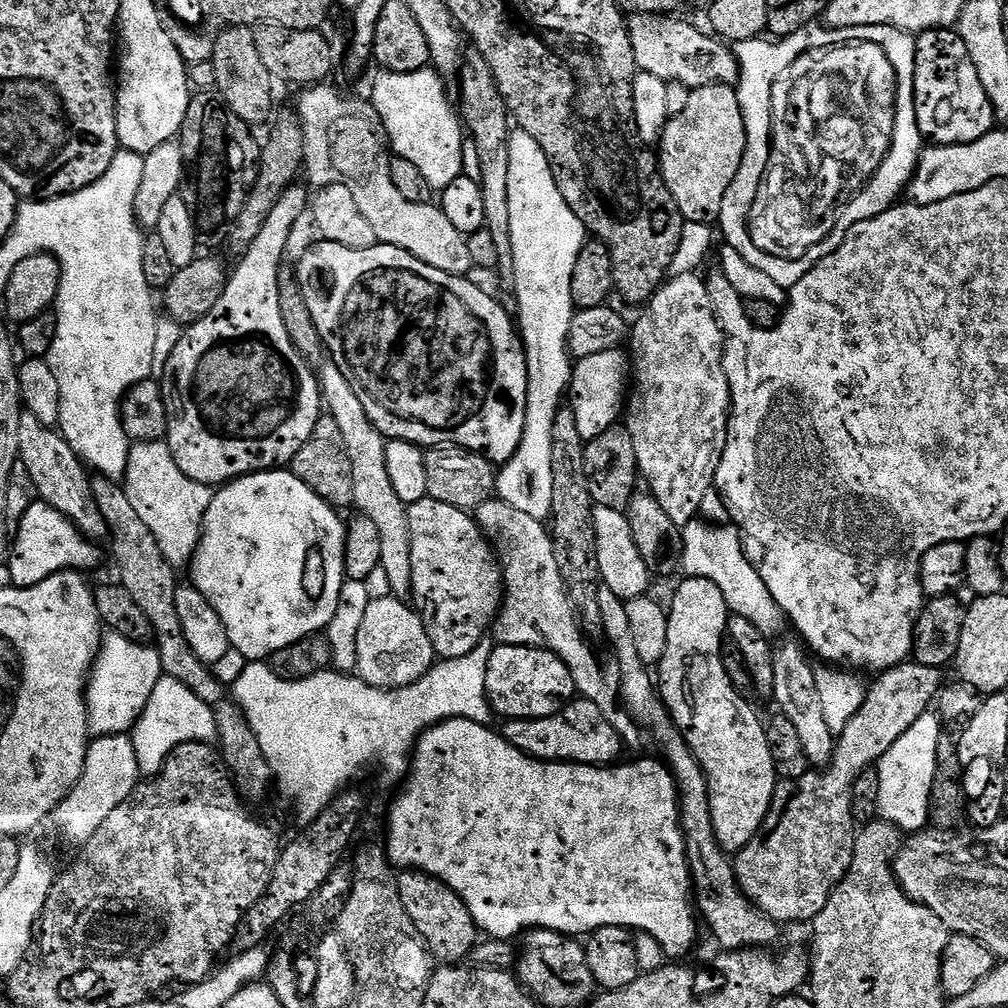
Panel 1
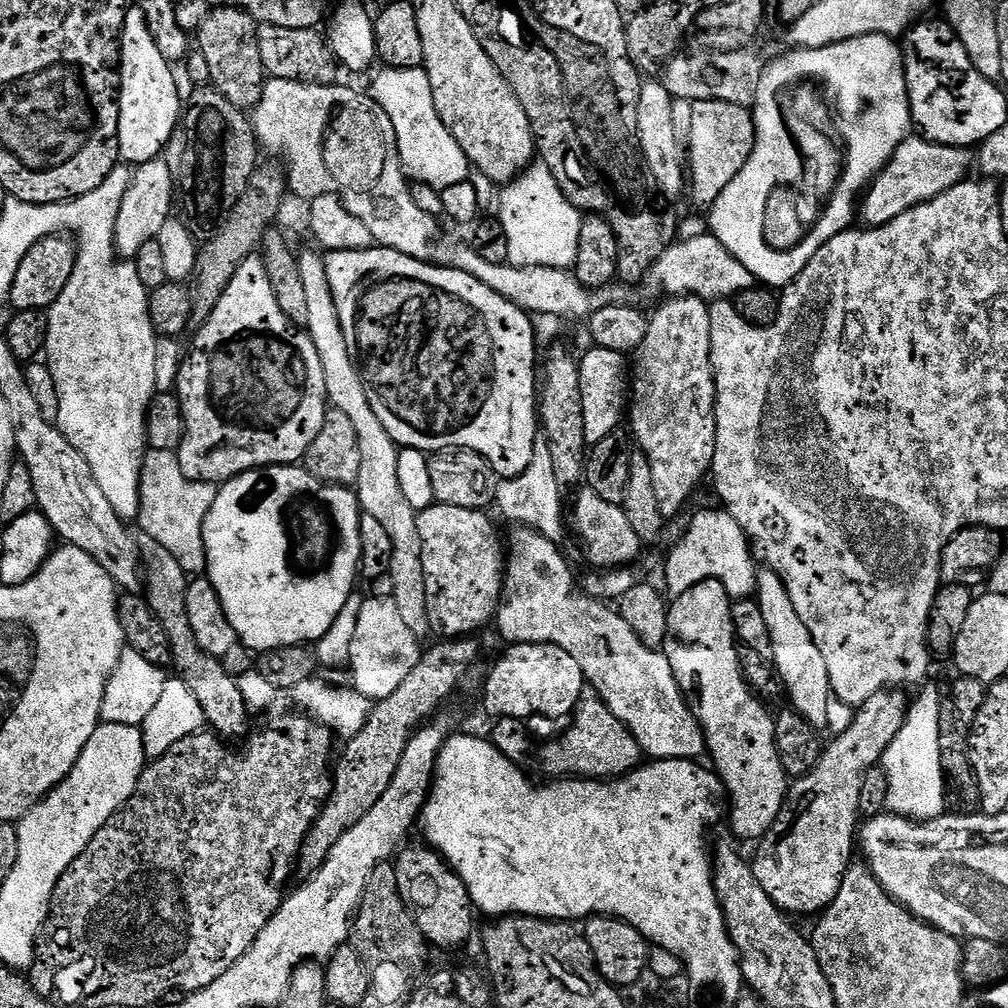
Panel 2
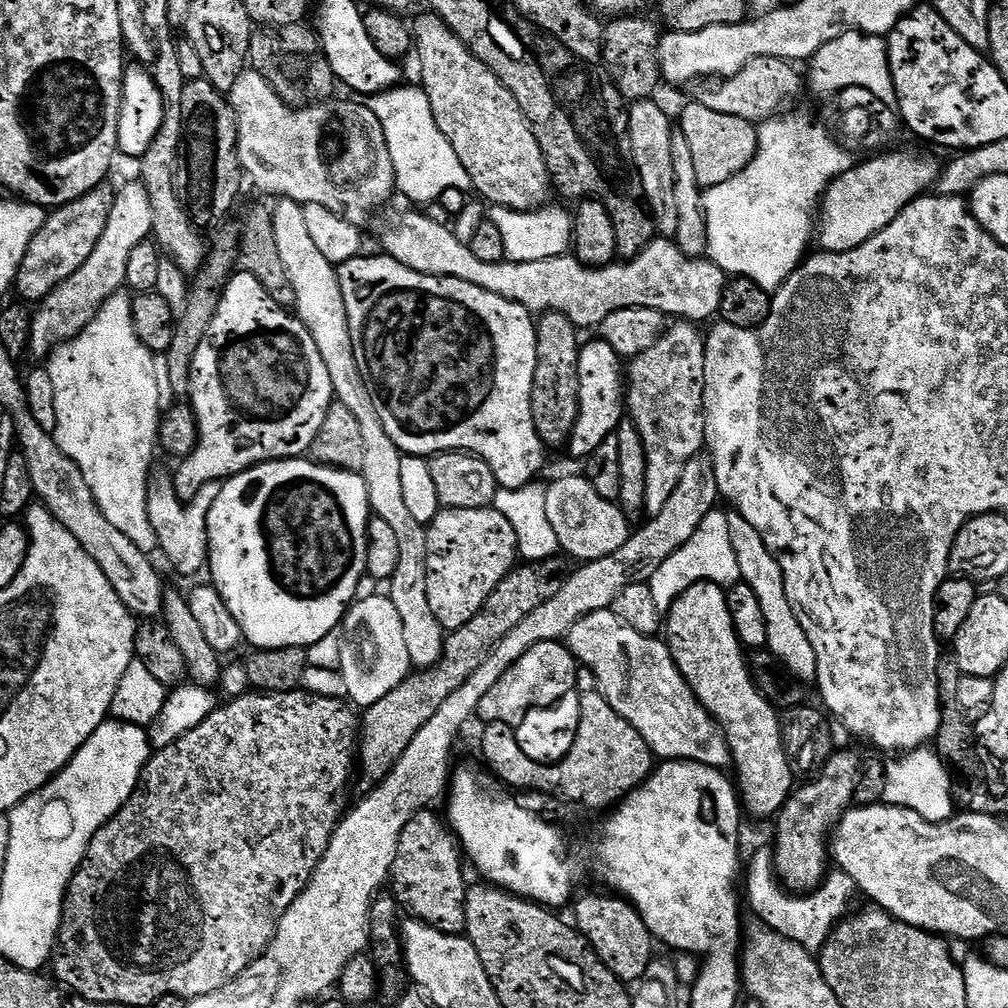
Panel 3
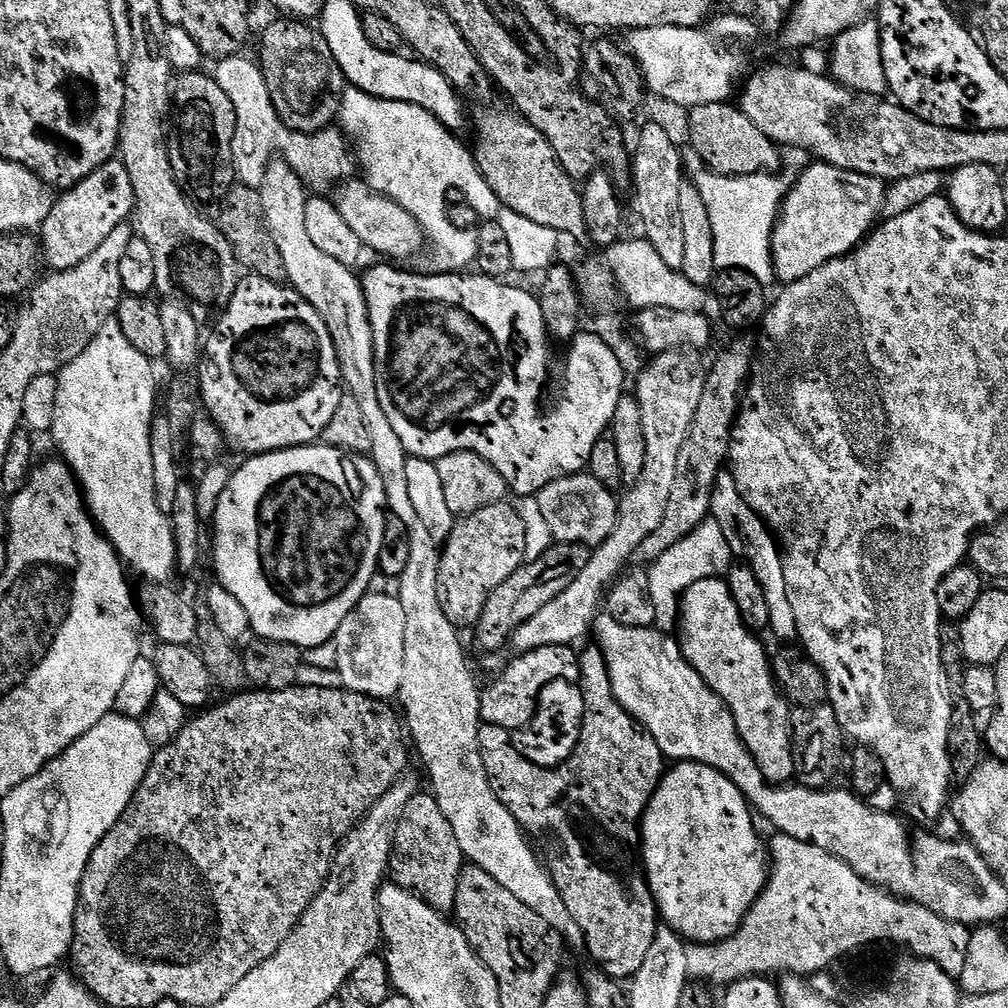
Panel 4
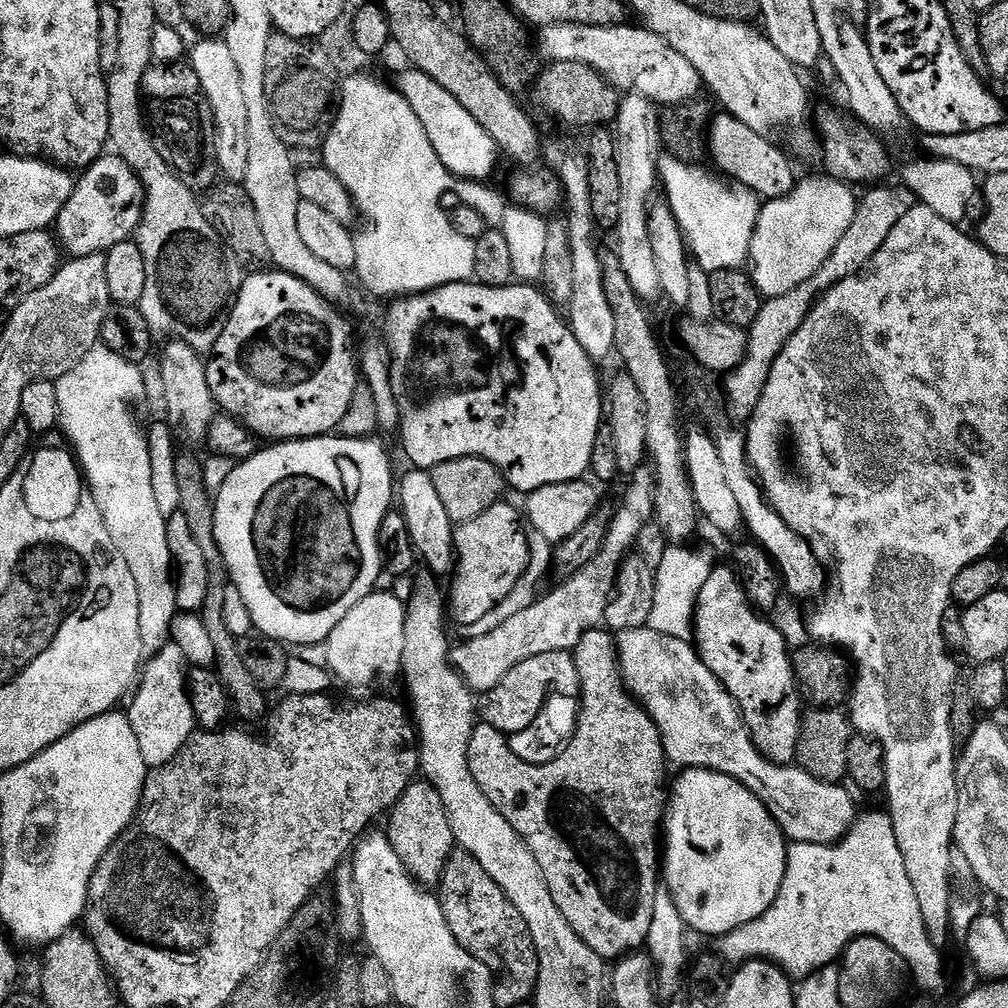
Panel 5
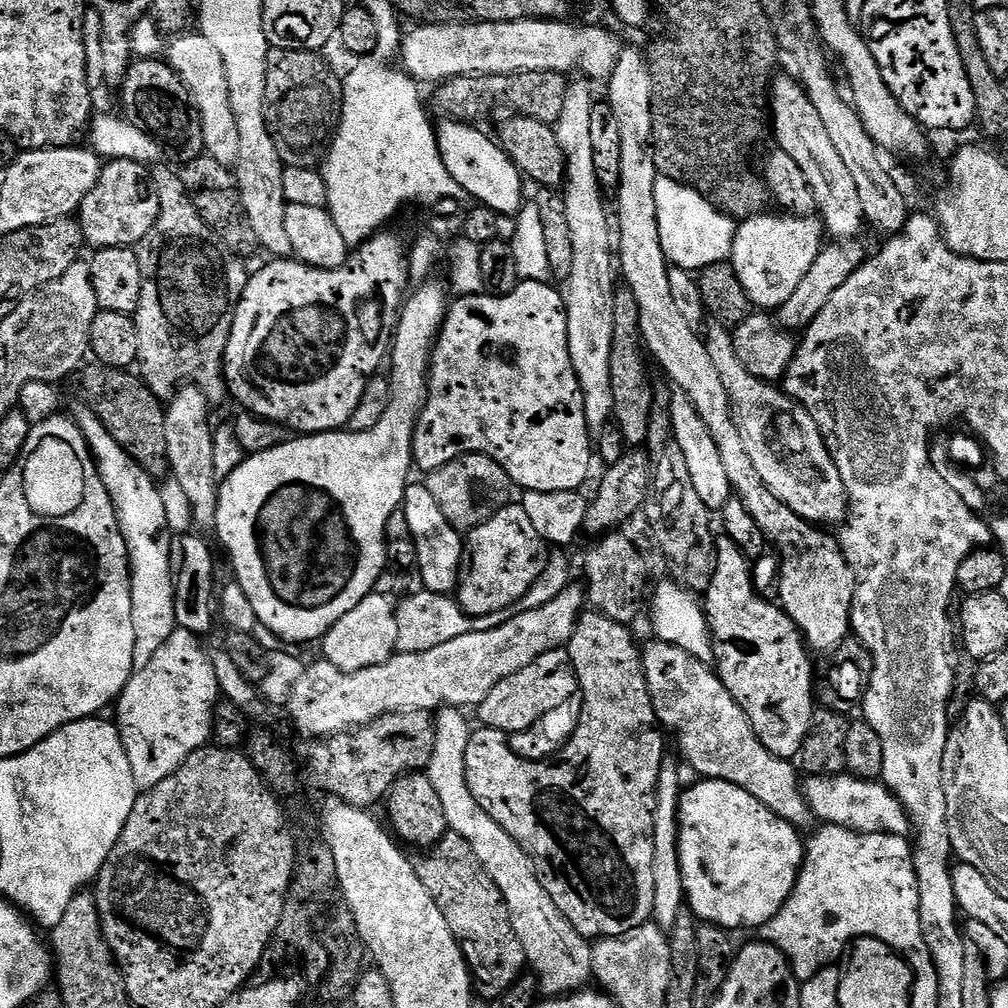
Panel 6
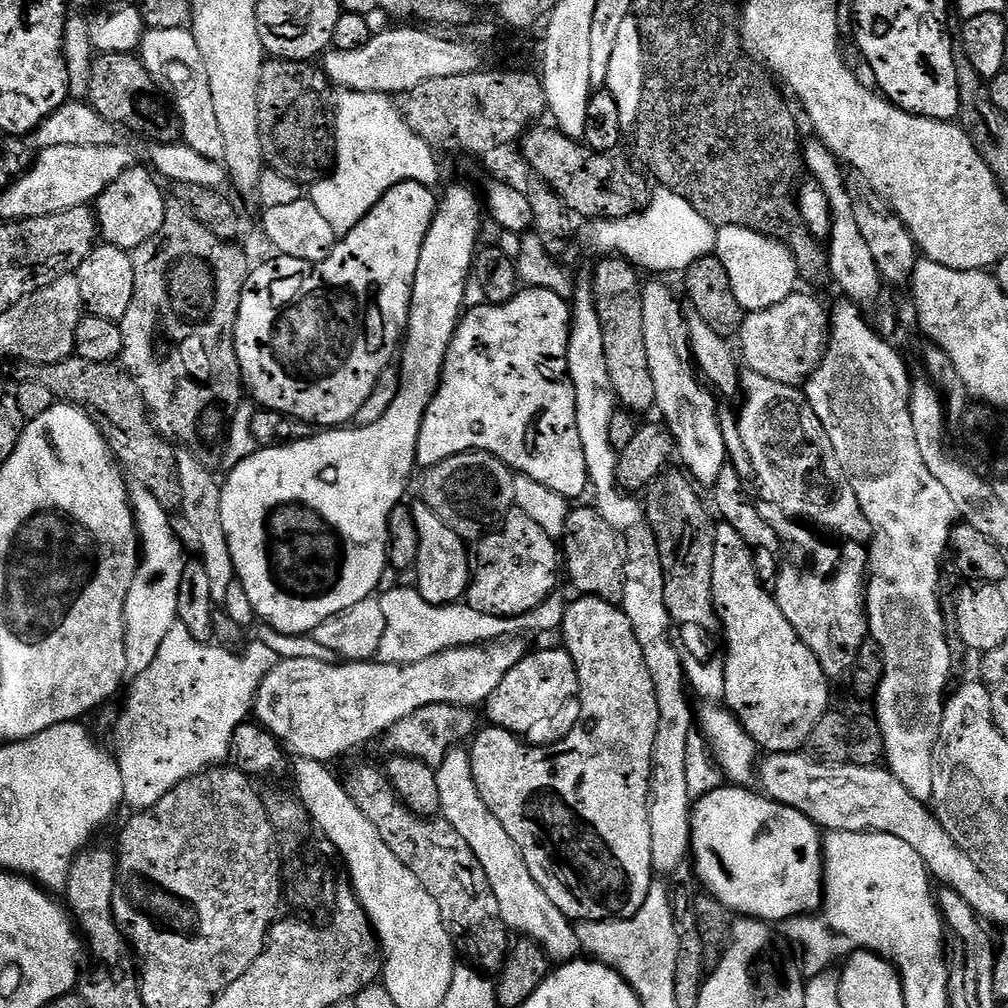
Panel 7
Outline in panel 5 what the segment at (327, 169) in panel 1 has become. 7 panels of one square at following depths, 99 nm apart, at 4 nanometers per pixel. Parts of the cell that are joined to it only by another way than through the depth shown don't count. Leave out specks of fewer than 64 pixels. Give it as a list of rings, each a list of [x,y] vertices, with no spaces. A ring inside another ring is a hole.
[[[204,38],[196,49],[191,49],[190,66],[202,82],[202,90],[212,104],[216,119],[216,157],[225,181],[243,185],[248,165],[248,130],[246,128],[246,101],[242,98],[242,78],[230,54],[230,46],[220,38]]]

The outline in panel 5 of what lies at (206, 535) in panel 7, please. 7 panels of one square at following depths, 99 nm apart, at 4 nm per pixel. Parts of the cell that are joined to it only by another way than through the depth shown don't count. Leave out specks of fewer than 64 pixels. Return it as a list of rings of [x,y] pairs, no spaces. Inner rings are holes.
[[[169,339],[160,360],[160,380],[164,383],[164,404],[168,407],[168,424],[176,431],[181,445],[203,445],[208,439],[210,422],[218,415],[218,405],[210,390],[205,357],[186,342]]]

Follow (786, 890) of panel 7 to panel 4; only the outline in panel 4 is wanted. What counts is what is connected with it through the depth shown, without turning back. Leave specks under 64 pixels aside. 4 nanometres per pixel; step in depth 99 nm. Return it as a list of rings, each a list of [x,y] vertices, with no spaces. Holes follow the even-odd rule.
[[[677,763],[665,771],[664,779],[656,787],[642,821],[642,868],[656,899],[659,919],[685,941],[717,944],[733,936],[767,884],[770,864],[752,816],[753,809],[738,786],[705,764]]]

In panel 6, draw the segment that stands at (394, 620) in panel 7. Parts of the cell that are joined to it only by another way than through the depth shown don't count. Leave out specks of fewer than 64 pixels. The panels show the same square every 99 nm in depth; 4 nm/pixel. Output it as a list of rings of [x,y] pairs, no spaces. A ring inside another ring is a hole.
[[[423,590],[413,591],[396,604],[398,618],[397,652],[425,652],[434,650],[434,646],[442,646],[442,642],[450,642],[453,638],[462,638],[462,634],[485,632],[494,626],[502,626],[514,614],[512,608],[498,610],[489,616],[467,616],[459,603],[451,595],[439,596]]]

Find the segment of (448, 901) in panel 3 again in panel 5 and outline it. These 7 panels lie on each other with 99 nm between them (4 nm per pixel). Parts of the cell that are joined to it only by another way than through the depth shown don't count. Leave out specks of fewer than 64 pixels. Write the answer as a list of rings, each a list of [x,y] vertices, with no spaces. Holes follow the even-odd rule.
[[[417,779],[402,794],[402,798],[398,798],[391,812],[387,813],[387,820],[388,841],[390,846],[394,846],[408,875],[421,886],[439,885],[457,842],[456,835],[452,833],[450,818],[446,814],[446,806],[438,790],[427,780]]]

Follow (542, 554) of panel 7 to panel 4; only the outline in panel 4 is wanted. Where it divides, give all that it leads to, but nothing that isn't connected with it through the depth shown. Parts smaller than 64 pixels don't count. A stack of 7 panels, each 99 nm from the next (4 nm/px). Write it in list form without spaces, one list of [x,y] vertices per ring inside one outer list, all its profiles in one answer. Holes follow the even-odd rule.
[[[511,503],[486,506],[474,514],[457,519],[450,538],[444,541],[438,570],[440,605],[457,630],[471,629],[486,606],[486,598],[525,564],[526,526]]]

